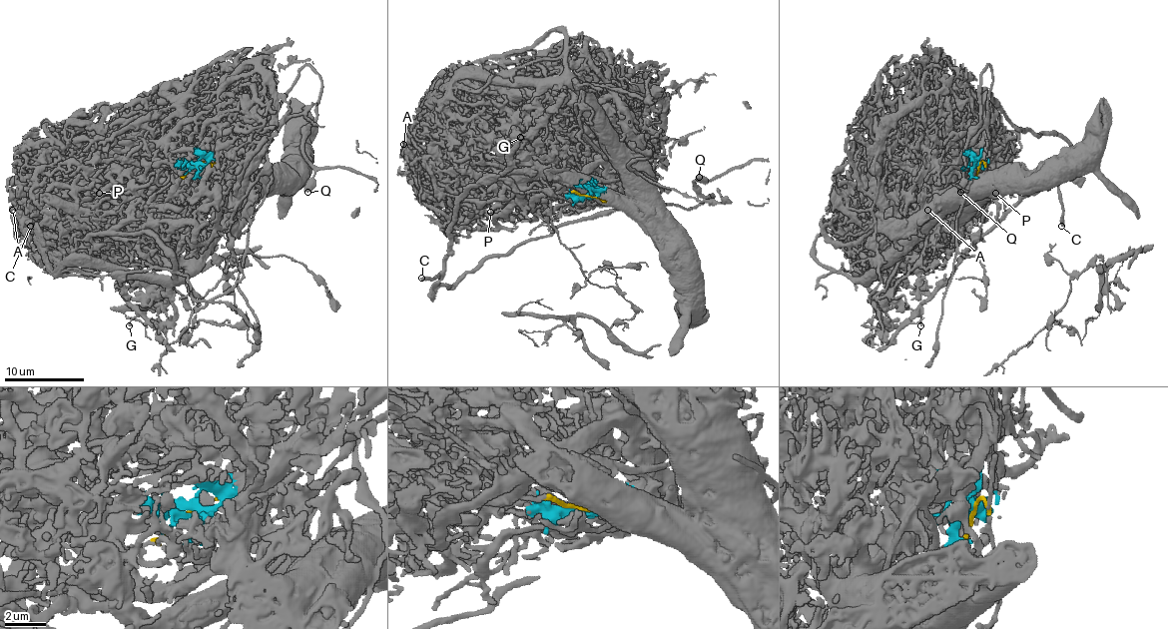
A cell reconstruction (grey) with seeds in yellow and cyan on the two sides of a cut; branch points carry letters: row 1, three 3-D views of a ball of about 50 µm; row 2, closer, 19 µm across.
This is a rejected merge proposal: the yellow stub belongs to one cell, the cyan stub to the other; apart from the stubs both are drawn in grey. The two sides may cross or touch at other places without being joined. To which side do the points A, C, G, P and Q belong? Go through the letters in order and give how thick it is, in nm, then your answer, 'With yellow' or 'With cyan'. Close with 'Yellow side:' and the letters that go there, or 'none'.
A: Thickness 280 nm. With cyan
C: Thickness 360 nm. With yellow
G: Thickness 140 nm. With yellow
P: Thickness 180 nm. With cyan
Q: Thickness 550 nm. With yellow
Yellow side: C, G, Q

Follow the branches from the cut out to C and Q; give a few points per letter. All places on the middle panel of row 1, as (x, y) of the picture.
C: (588, 196), (602, 202), (516, 192), (502, 180), (478, 182), (458, 202), (438, 274), (422, 278)
Q: (588, 196), (602, 202), (478, 182), (436, 286), (598, 214), (699, 206), (713, 198), (699, 178)

